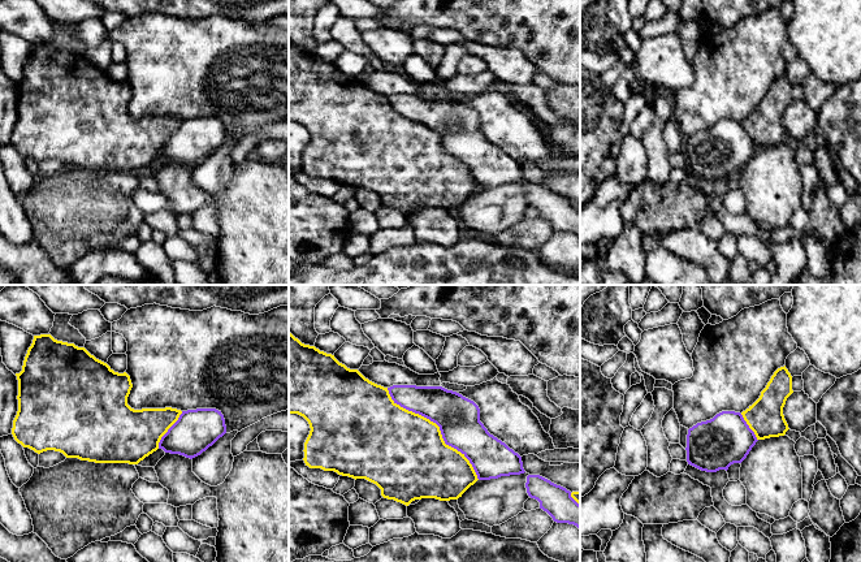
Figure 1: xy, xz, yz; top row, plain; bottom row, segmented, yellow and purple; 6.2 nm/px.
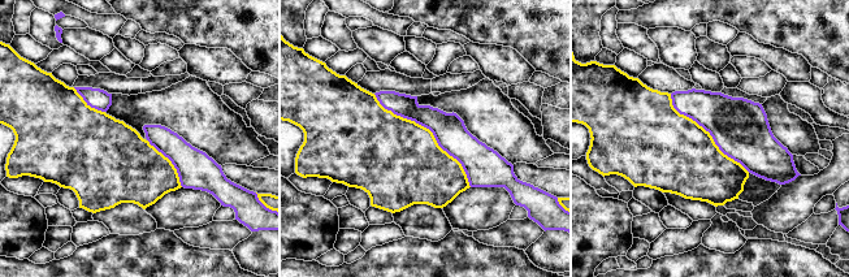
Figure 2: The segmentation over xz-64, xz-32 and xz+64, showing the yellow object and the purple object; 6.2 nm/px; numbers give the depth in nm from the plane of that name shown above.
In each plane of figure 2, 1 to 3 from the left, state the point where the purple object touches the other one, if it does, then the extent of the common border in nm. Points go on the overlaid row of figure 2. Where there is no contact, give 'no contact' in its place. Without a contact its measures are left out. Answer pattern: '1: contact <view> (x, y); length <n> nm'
1: contact xz-64 (170, 161); length 360 nm
2: contact xz-32 (429, 130); length 850 nm
3: contact xz+64 (707, 131); length 700 nm

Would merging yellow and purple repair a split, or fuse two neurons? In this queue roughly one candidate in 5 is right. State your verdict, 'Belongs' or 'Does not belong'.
Does not belong

